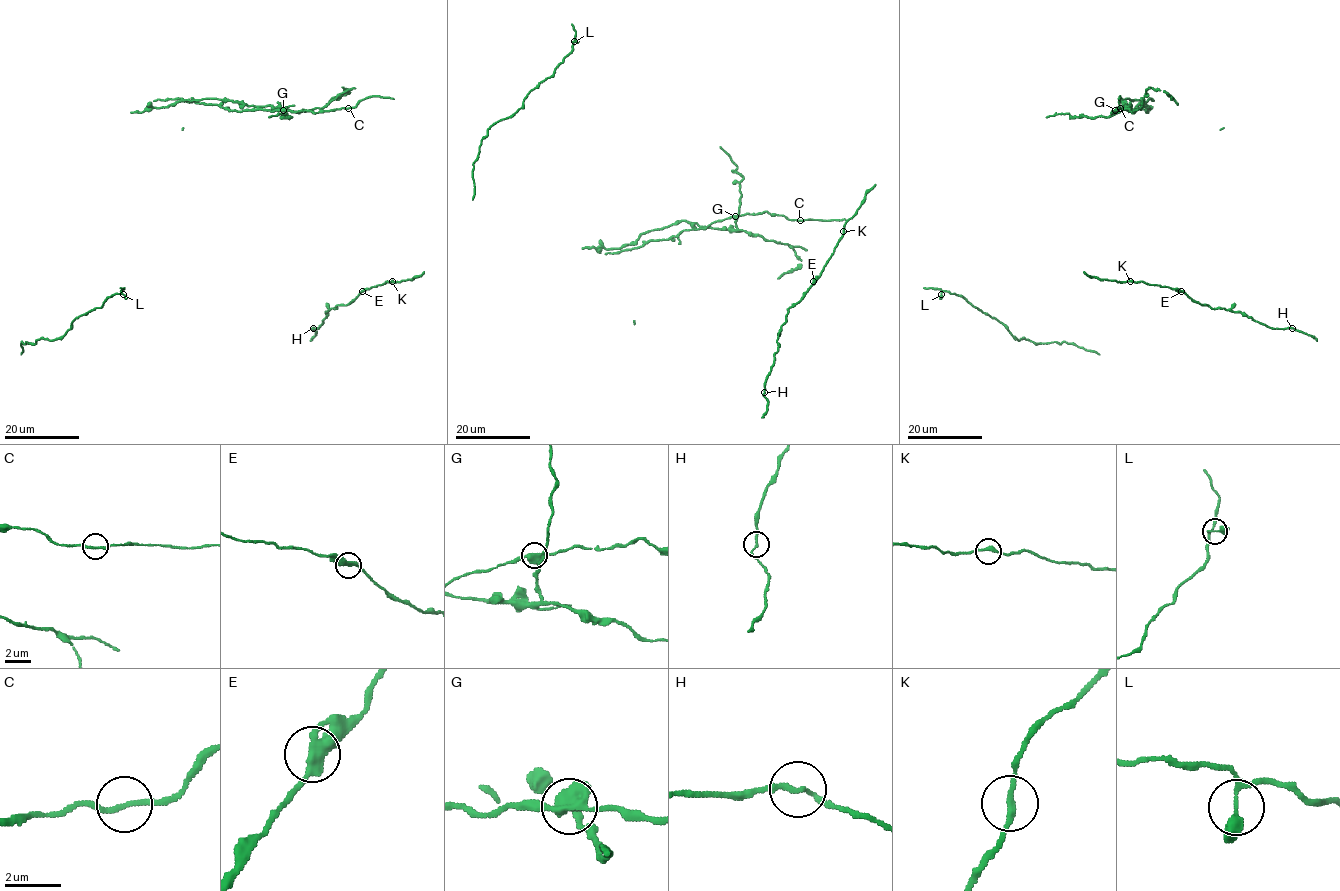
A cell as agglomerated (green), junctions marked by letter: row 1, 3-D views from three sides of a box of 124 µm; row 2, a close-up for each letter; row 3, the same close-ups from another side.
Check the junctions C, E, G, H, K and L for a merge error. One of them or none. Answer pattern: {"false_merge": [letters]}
{"false_merge": ["G"]}

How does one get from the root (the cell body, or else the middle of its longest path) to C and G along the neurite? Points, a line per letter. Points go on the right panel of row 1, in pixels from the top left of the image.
C: (1093, 117), (1111, 116), (1120, 109), (1112, 112), (1119, 108)
G: (1093, 117), (1111, 116), (1120, 109), (1116, 110)

